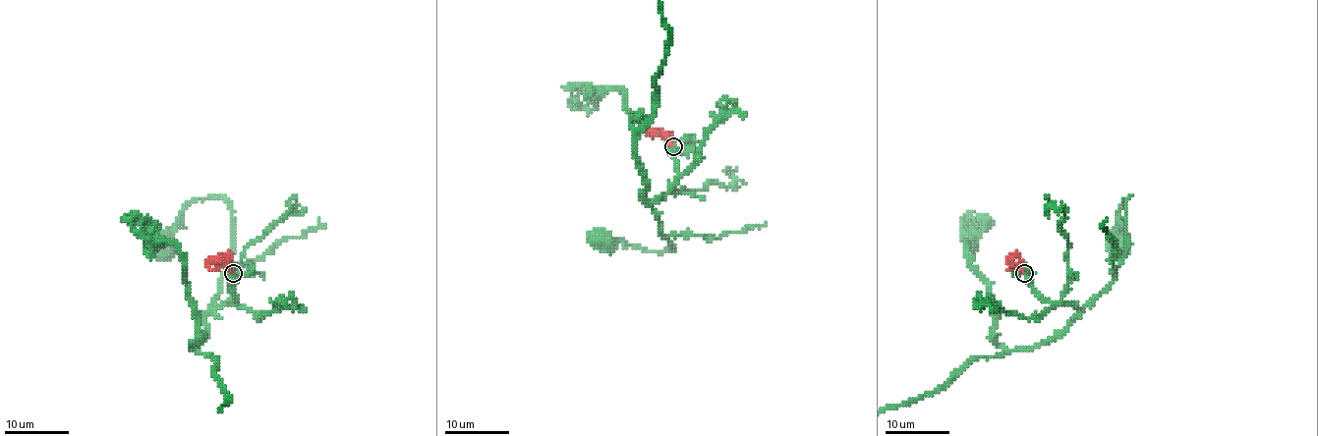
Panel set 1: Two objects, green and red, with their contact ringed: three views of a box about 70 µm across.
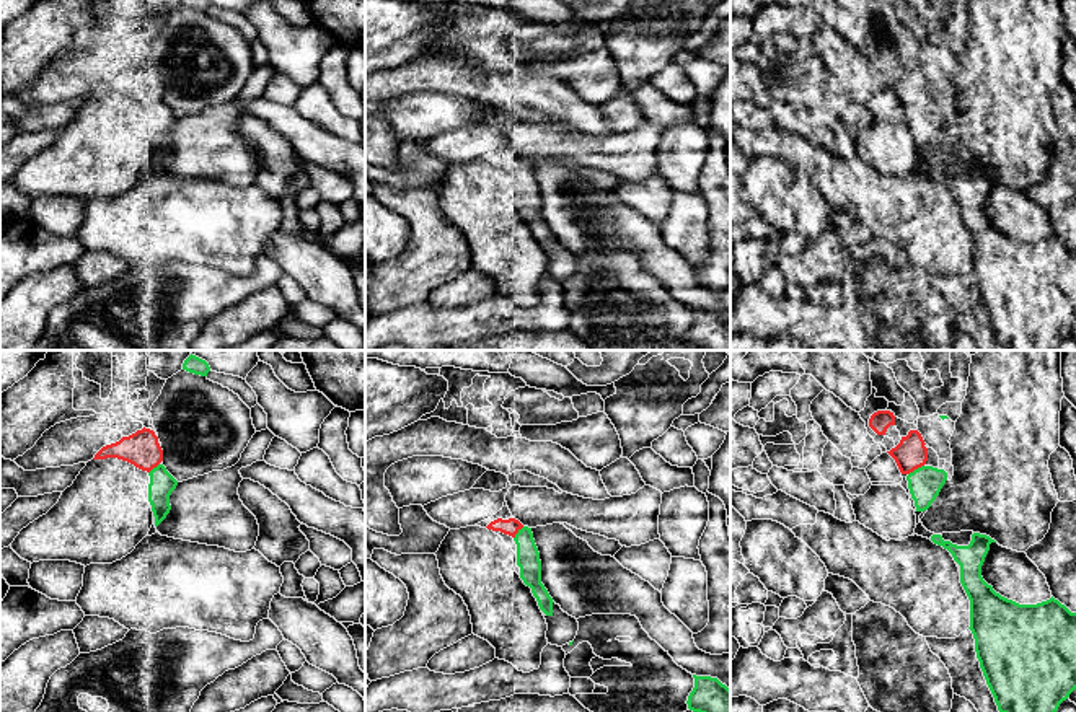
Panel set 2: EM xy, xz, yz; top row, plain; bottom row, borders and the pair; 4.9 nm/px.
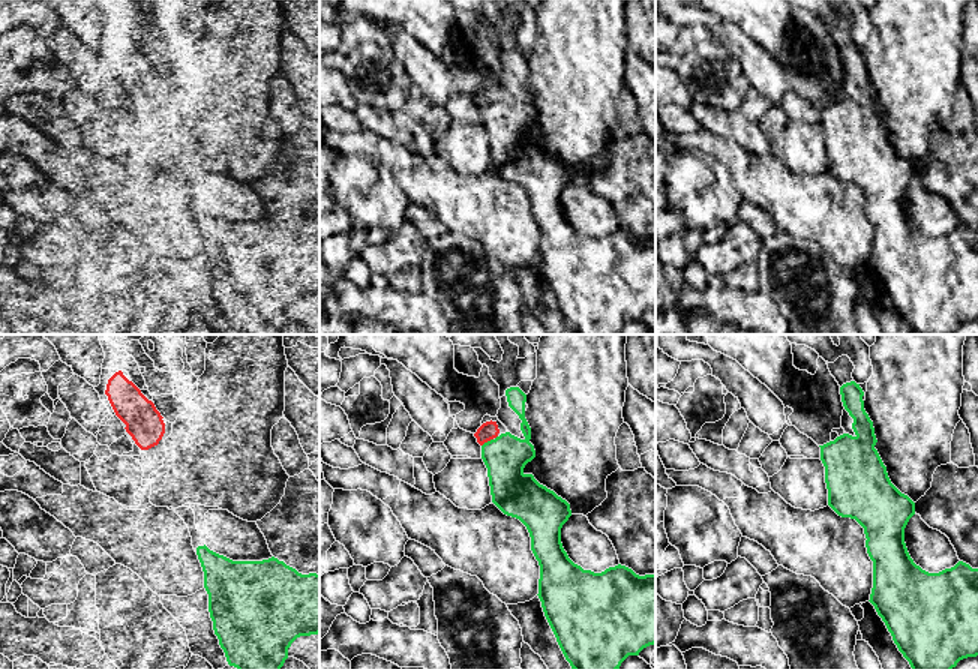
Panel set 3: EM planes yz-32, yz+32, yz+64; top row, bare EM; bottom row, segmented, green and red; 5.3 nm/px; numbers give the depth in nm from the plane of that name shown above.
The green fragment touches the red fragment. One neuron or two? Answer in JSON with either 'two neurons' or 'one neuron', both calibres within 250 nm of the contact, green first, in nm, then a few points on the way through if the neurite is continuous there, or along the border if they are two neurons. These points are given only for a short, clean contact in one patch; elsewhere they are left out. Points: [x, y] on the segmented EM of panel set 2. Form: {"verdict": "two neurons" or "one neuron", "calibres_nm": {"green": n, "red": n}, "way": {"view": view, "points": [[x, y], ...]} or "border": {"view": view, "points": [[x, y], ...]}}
{"verdict": "one neuron", "calibres_nm": {"green": 160, "red": 160}}

